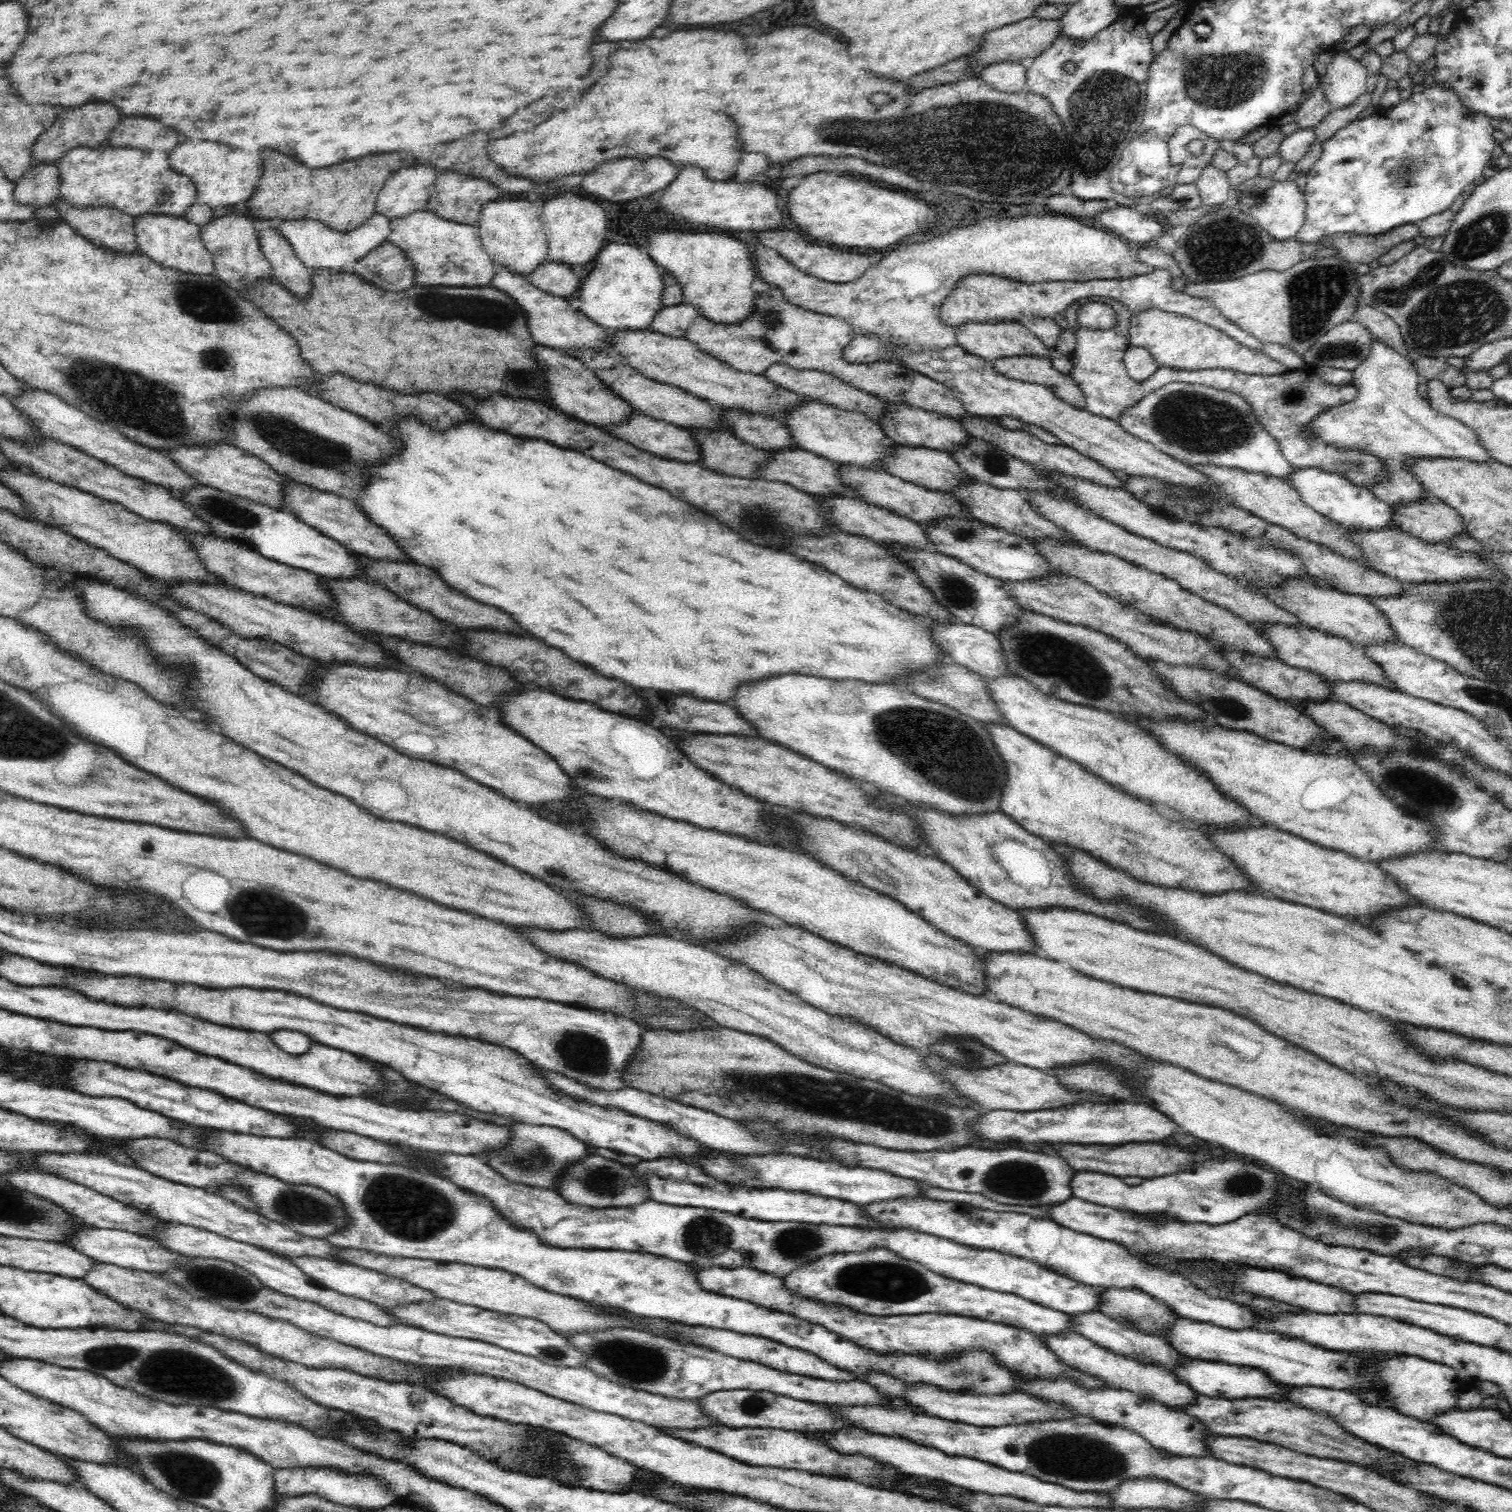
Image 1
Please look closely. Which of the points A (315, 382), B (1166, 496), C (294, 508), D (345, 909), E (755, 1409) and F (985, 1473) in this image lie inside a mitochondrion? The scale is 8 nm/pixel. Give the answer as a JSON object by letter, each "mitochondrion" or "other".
{"A":"other","B":"mitochondrion","C":"other","D":"other","E":"mitochondrion","F":"other"}

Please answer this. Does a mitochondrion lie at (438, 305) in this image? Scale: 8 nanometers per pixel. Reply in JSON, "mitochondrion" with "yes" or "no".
{"mitochondrion":"yes"}

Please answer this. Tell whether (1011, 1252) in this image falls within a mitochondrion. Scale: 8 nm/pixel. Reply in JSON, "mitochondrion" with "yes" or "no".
{"mitochondrion":"no"}

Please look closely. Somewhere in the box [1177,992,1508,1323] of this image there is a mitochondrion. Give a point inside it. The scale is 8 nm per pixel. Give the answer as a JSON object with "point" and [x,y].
{"point":[1385,1234]}

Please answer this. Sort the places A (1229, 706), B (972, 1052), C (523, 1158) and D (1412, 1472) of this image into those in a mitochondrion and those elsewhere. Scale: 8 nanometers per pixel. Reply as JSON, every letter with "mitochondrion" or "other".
{"A":"mitochondrion","B":"mitochondrion","C":"mitochondrion","D":"mitochondrion"}

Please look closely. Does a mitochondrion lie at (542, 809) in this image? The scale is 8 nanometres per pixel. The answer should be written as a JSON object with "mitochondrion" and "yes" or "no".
{"mitochondrion":"no"}

